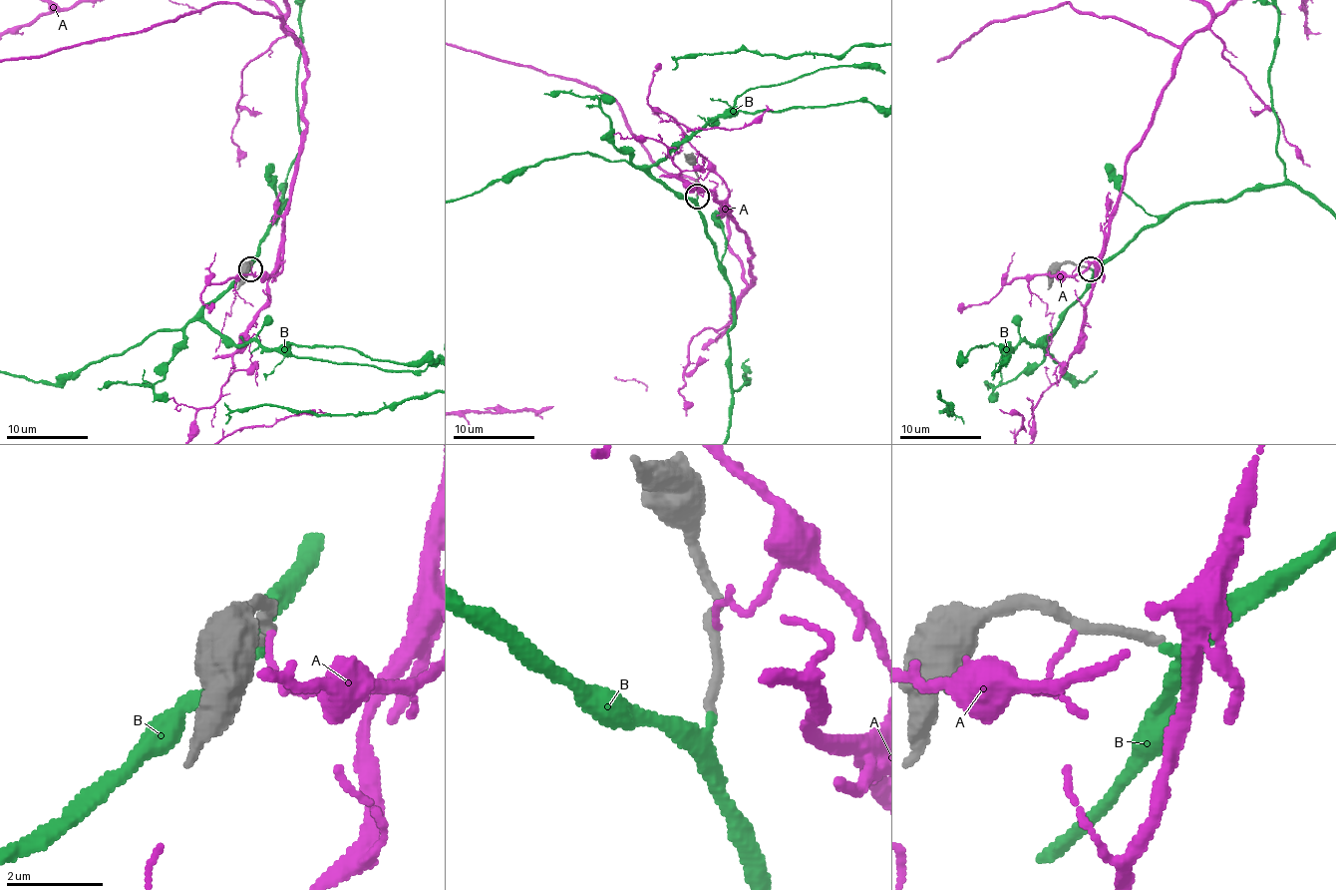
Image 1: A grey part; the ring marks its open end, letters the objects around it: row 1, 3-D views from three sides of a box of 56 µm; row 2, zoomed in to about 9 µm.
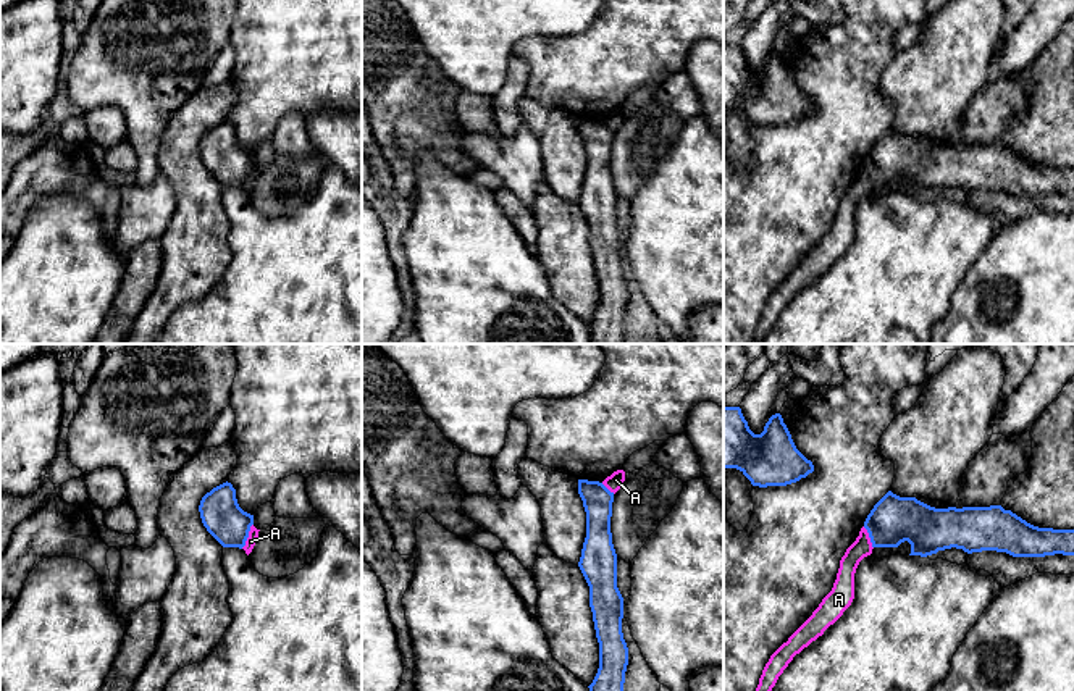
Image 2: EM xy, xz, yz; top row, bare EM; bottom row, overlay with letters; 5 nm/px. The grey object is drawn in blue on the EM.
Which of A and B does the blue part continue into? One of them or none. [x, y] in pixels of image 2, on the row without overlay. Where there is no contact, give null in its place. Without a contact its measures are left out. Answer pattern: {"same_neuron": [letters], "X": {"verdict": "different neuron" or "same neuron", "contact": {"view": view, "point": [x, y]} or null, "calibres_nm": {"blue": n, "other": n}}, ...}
{"same_neuron": ["B"], "A": {"verdict": "different neuron", "contact": {"view": "xy", "point": [247, 175]}, "calibres_nm": {"blue": 200, "other": 50}}, "B": {"verdict": "same neuron", "contact": null}}

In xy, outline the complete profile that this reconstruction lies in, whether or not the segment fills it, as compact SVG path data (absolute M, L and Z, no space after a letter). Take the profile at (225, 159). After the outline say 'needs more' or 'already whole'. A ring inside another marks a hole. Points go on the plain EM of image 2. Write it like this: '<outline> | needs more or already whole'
M226 119L207 131L200 139L199 150L207 170L223 186L242 187L245 184L254 153L239 145L231 121Z | already whole

